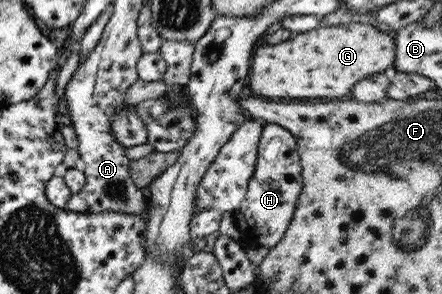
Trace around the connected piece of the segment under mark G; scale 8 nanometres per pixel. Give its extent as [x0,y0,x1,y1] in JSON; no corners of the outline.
[249,21,394,98]

